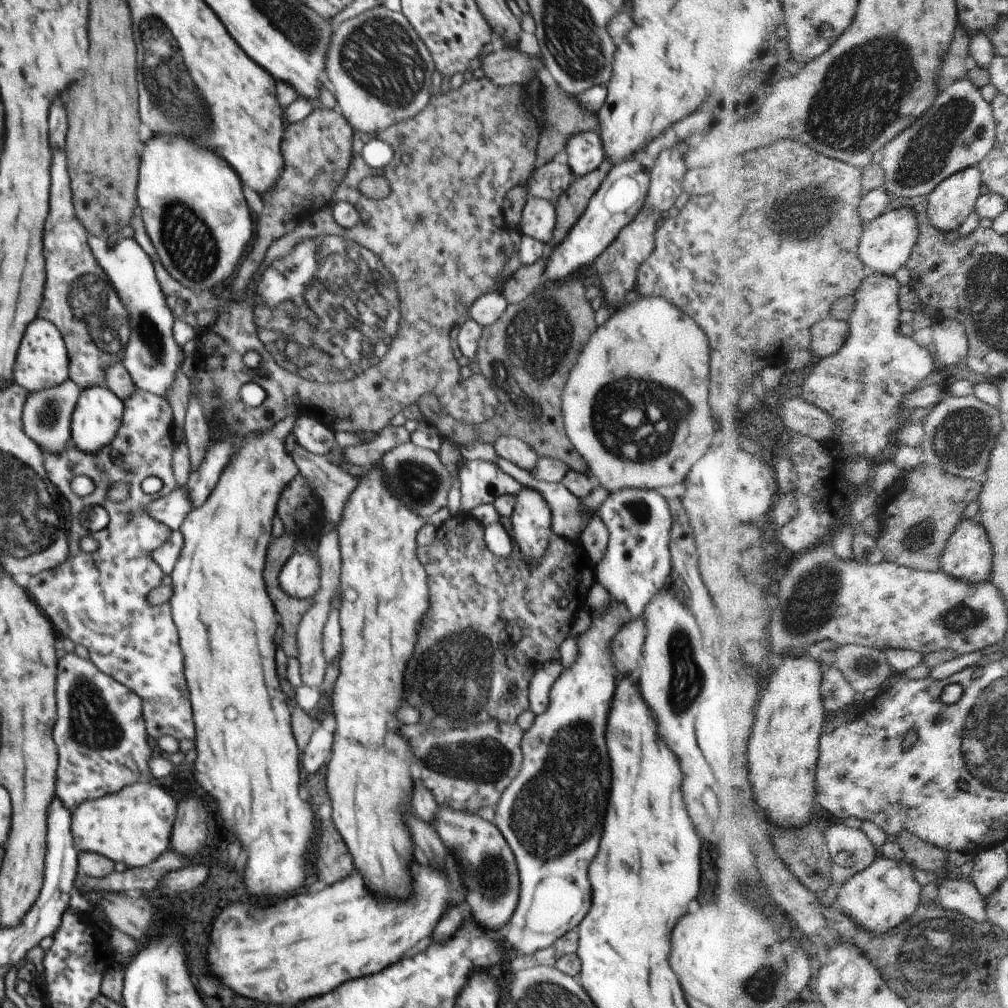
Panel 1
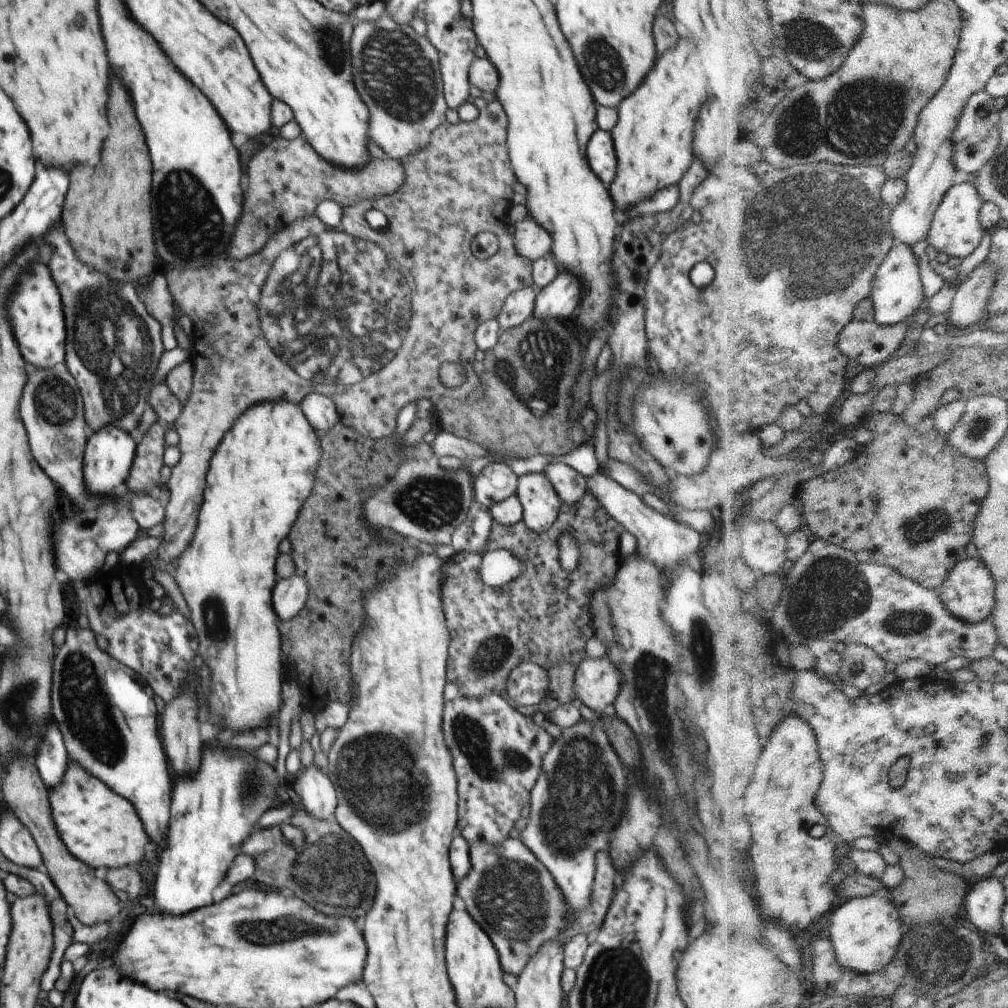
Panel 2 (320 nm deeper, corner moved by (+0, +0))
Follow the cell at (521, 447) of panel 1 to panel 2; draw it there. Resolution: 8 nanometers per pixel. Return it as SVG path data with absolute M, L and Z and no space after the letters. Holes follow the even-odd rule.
M552 462L547 466L544 474L556 489L562 504L569 507L580 505L579 502L588 492L587 478L571 469L567 464Z

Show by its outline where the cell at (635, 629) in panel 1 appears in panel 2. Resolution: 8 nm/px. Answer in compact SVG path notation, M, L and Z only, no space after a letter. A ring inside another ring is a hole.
M607 656L584 659L575 672L573 689L576 698L588 708L601 714L602 710L613 704L620 688L620 672L614 664L610 664Z

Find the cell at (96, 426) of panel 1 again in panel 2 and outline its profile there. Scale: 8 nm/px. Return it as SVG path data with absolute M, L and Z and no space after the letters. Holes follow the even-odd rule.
M114 425L102 427L90 436L82 456L82 472L86 480L86 490L95 497L114 494L126 486L132 468L137 445L134 435L128 434Z

